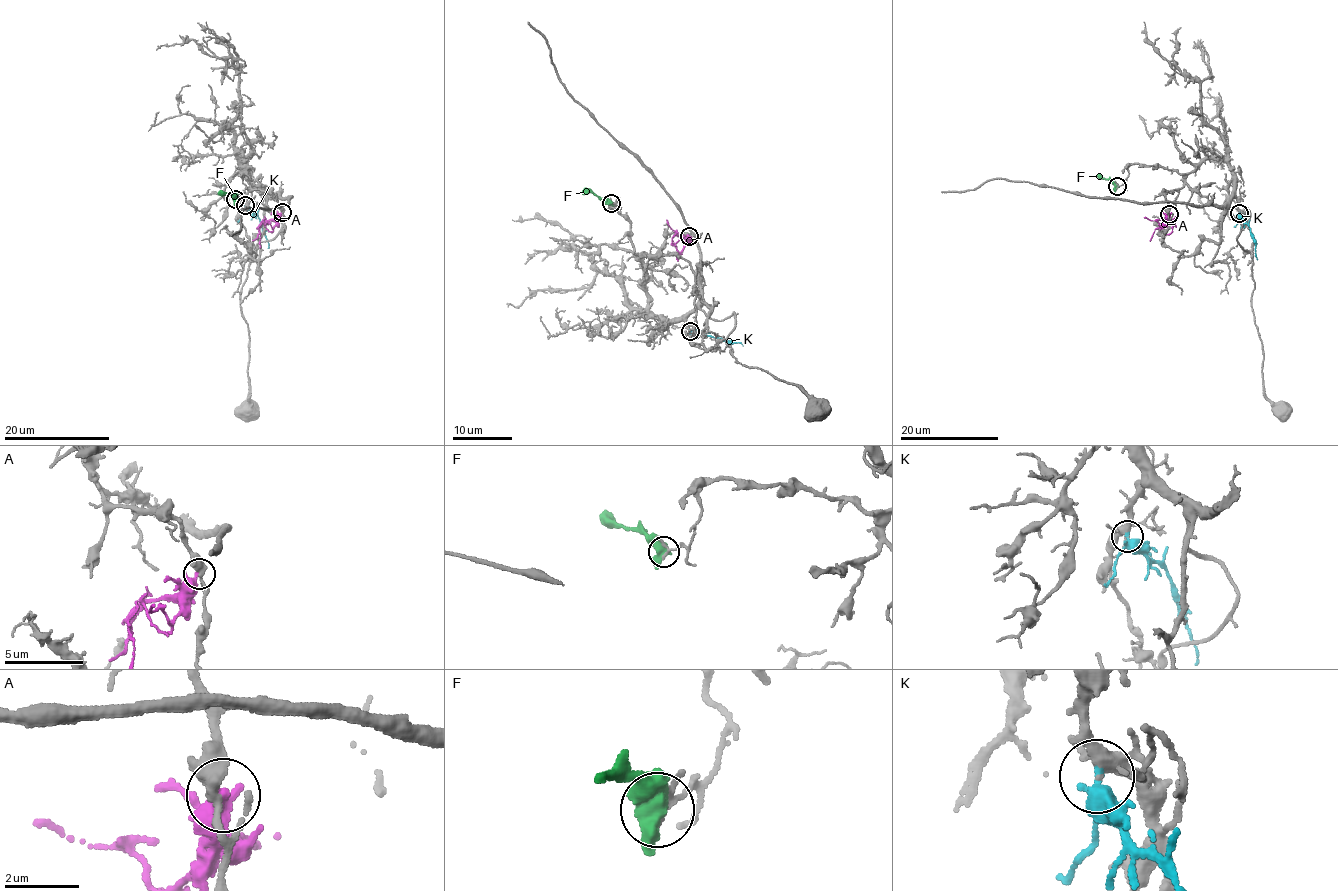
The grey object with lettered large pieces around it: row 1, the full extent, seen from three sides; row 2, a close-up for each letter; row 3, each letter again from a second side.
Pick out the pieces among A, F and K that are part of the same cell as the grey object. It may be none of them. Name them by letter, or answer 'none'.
K

